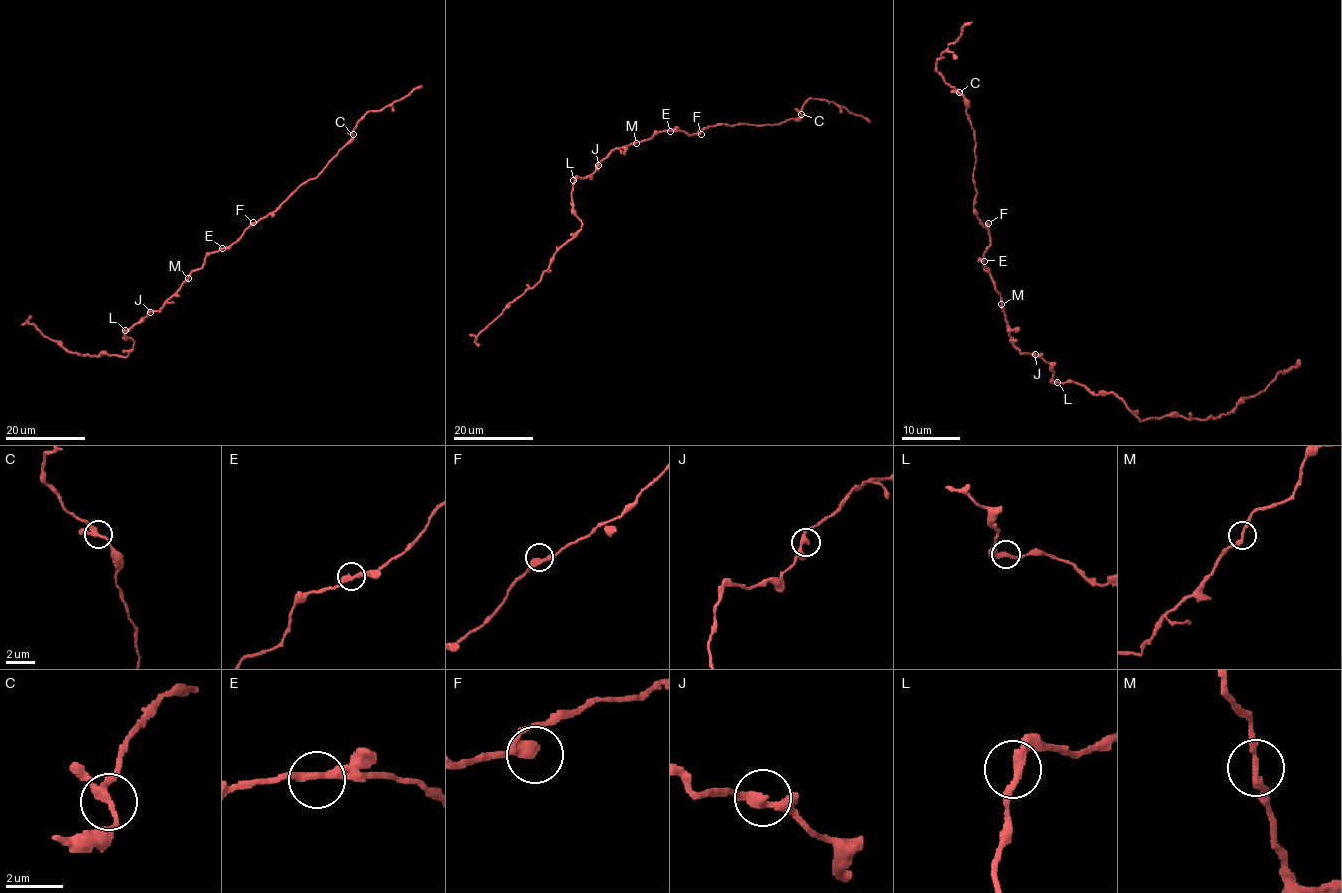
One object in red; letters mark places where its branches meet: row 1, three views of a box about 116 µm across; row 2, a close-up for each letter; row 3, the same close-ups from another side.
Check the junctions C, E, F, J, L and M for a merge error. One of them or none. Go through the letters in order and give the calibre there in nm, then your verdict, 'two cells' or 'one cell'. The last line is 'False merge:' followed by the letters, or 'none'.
C: 260 nm | one cell
E: 320 nm | one cell
F: 320 nm | one cell
J: 320 nm | one cell
L: 280 nm | one cell
M: 240 nm | one cell
False merge: none

